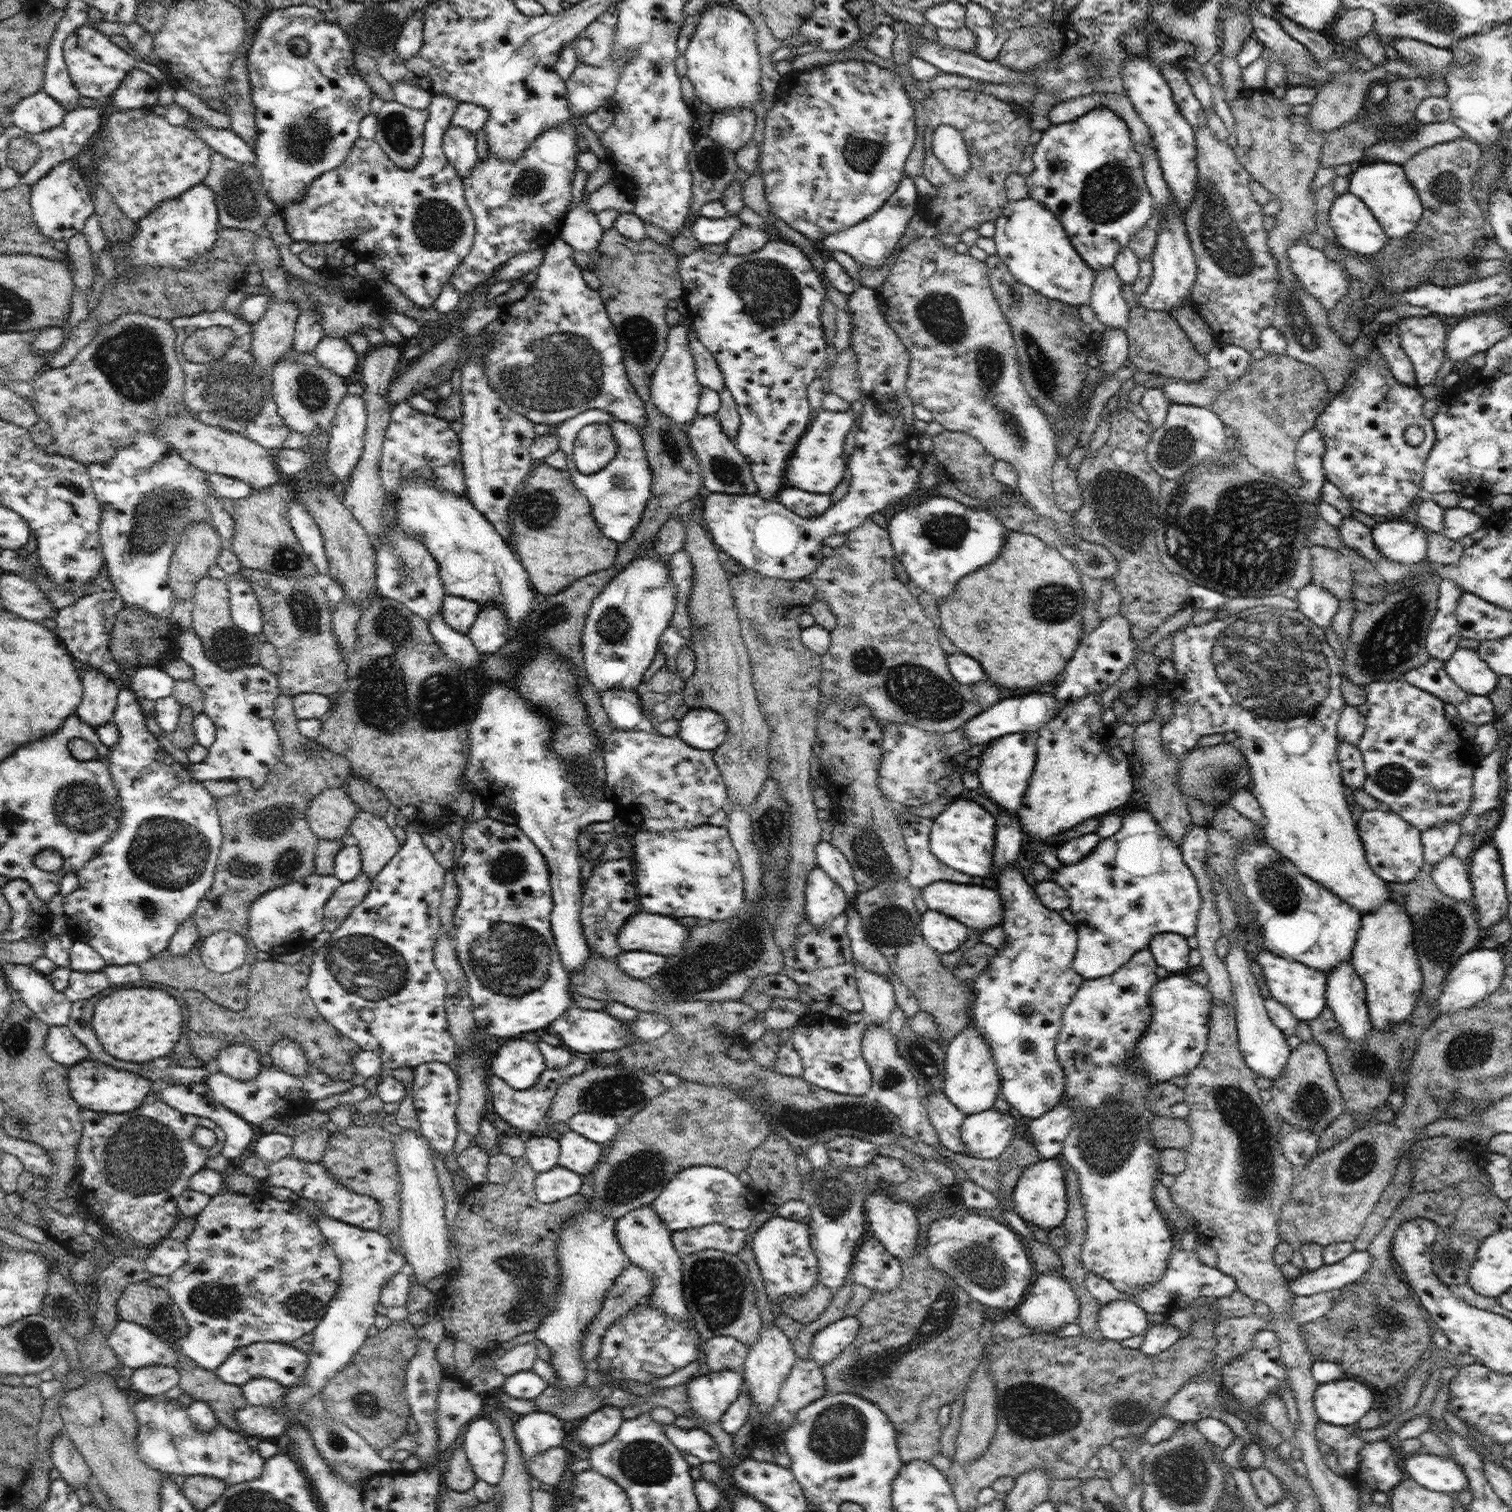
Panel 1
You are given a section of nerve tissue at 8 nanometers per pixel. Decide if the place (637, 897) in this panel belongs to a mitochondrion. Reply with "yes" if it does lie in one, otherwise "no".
no

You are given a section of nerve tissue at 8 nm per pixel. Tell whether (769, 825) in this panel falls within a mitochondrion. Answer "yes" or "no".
yes

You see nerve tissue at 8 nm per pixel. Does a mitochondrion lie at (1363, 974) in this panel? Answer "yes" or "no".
no

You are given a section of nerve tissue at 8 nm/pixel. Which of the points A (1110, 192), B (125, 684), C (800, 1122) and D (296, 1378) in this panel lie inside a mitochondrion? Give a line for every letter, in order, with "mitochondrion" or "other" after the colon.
A: mitochondrion
B: other
C: mitochondrion
D: other

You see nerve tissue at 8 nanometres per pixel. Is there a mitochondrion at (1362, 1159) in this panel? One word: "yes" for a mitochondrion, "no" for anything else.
yes

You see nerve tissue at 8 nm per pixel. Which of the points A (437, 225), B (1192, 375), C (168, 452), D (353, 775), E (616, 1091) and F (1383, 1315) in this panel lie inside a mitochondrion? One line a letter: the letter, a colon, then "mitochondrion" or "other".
A: mitochondrion
B: other
C: other
D: other
E: mitochondrion
F: mitochondrion

